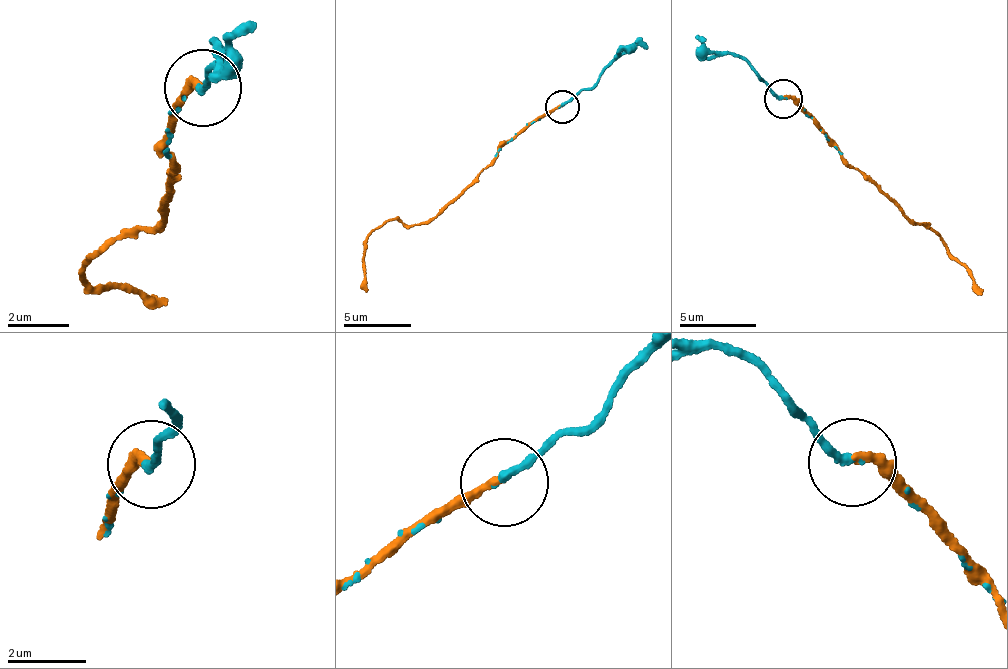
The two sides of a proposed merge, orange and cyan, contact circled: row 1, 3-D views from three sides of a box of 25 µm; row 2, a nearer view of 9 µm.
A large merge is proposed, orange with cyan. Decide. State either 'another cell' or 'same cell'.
same cell

